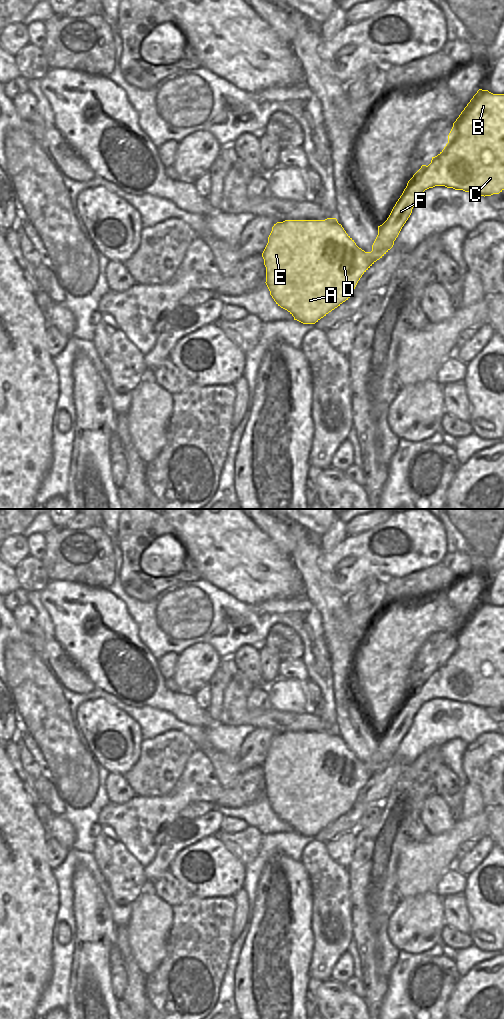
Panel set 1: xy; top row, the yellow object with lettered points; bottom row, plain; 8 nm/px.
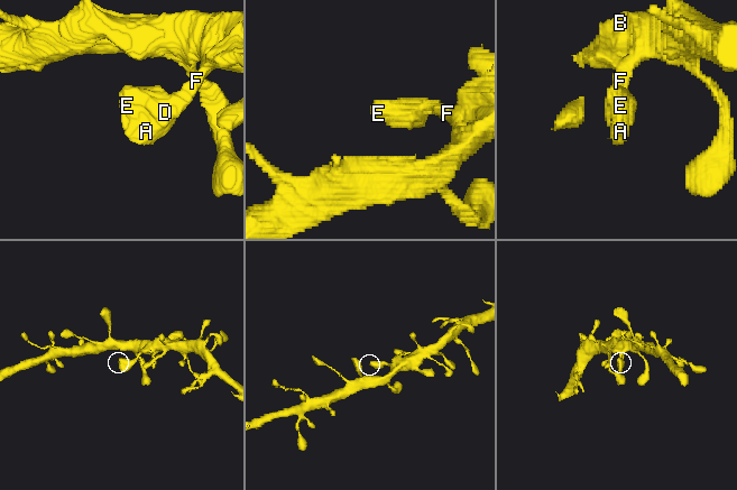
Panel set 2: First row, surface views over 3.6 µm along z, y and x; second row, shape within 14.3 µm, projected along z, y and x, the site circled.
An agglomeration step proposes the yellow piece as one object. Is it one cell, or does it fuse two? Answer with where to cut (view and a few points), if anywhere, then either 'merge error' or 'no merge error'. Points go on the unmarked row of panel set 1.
no cut; no merge error

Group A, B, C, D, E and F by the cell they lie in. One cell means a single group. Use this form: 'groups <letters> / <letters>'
groups A B C D E F

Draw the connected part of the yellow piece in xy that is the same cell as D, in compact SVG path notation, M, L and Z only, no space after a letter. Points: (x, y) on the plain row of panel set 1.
M482 601L477 603L453 635L444 661L437 668L432 669L428 678L422 677L413 687L387 732L378 738L378 747L371 764L365 764L359 760L336 730L285 732L274 736L262 769L266 779L265 795L276 816L287 822L294 832L303 836L315 836L340 818L350 810L362 787L393 759L420 707L435 698L473 704L484 709L499 706L504 702L504 606L493 606Z

